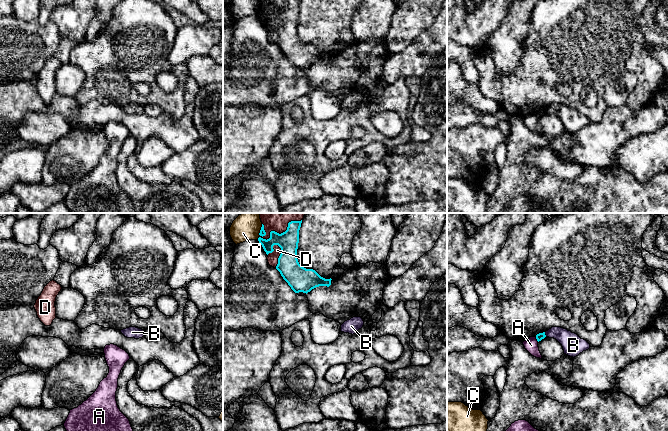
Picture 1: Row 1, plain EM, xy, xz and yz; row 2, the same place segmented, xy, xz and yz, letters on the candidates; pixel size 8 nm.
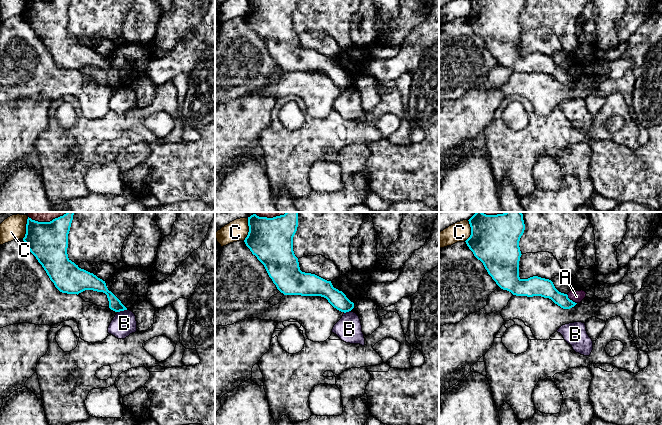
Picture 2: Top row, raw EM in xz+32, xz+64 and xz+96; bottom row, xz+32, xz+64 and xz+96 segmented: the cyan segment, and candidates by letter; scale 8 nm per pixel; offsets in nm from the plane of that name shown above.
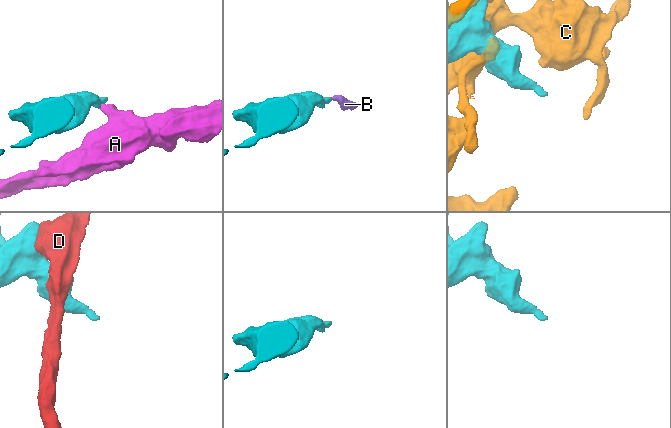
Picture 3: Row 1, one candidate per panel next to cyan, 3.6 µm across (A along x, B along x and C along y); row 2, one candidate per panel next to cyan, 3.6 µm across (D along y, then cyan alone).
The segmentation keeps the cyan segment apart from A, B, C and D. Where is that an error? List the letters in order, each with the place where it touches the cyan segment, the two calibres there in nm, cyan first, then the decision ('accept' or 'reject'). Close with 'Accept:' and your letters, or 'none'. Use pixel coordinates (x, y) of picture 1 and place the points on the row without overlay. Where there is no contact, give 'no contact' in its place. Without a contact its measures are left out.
A: meets cyan in yz at (536, 114); 60 nm thick on the cyan side, 110 nm on the other; reject
B: meets cyan in yz at (544, 110); 60 nm thick on the cyan side, 170 nm on the other; reject
C: meets cyan in xz at (260, 6); 50 nm thick on the cyan side, 150 nm on the other; reject
D: meets cyan in xz at (273, 7); 160 nm thick on the cyan side, 80 nm on the other; reject
Accept: none

